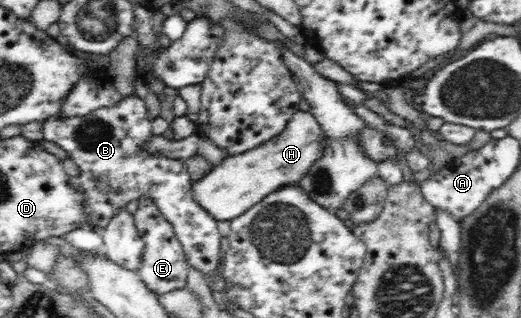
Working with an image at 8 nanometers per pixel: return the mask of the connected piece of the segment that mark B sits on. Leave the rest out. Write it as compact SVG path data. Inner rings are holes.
M131 94L123 97L117 106L99 108L87 116L45 120L41 128L43 140L57 144L77 164L80 173L69 176L68 183L84 194L83 209L87 213L88 226L93 231L99 233L104 229L131 200L148 196L155 202L165 221L173 225L187 264L203 273L211 290L224 293L228 289L228 282L222 273L209 275L218 266L223 266L223 261L219 260L222 238L217 227L219 222L193 198L193 181L185 159L169 158L142 150L143 144L153 137L146 101Z

